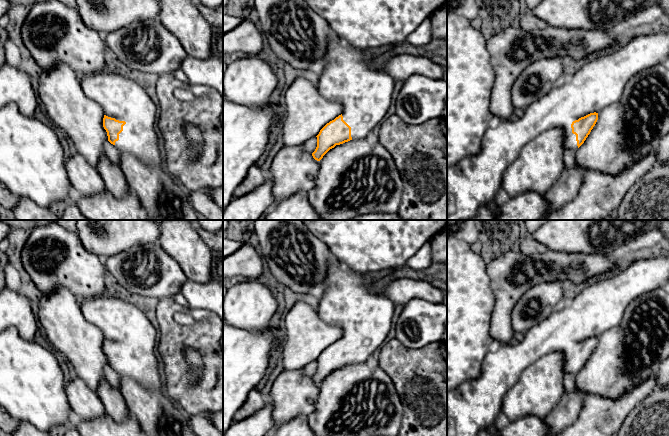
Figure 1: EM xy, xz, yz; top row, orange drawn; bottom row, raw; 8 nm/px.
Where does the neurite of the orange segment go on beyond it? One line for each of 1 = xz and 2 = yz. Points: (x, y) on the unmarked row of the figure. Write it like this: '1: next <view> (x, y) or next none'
1: next xz (346, 299)
2: next yz (473, 406)

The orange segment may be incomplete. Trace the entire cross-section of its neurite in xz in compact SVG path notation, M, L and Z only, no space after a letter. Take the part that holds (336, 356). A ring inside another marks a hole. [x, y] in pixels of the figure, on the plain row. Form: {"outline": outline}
{"outline": "M330 256L327 278L318 292L320 300L317 312L322 320L341 326L343 335L316 360L317 371L312 380L317 385L336 369L352 363L365 363L384 345L391 330L395 305L381 291L374 290L373 281L366 281L363 275Z"}

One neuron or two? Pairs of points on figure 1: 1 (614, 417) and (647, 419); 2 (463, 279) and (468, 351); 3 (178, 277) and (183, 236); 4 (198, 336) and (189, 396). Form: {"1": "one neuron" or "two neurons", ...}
{"1": "two neurons", "2": "one neuron", "3": "two neurons", "4": "one neuron"}

